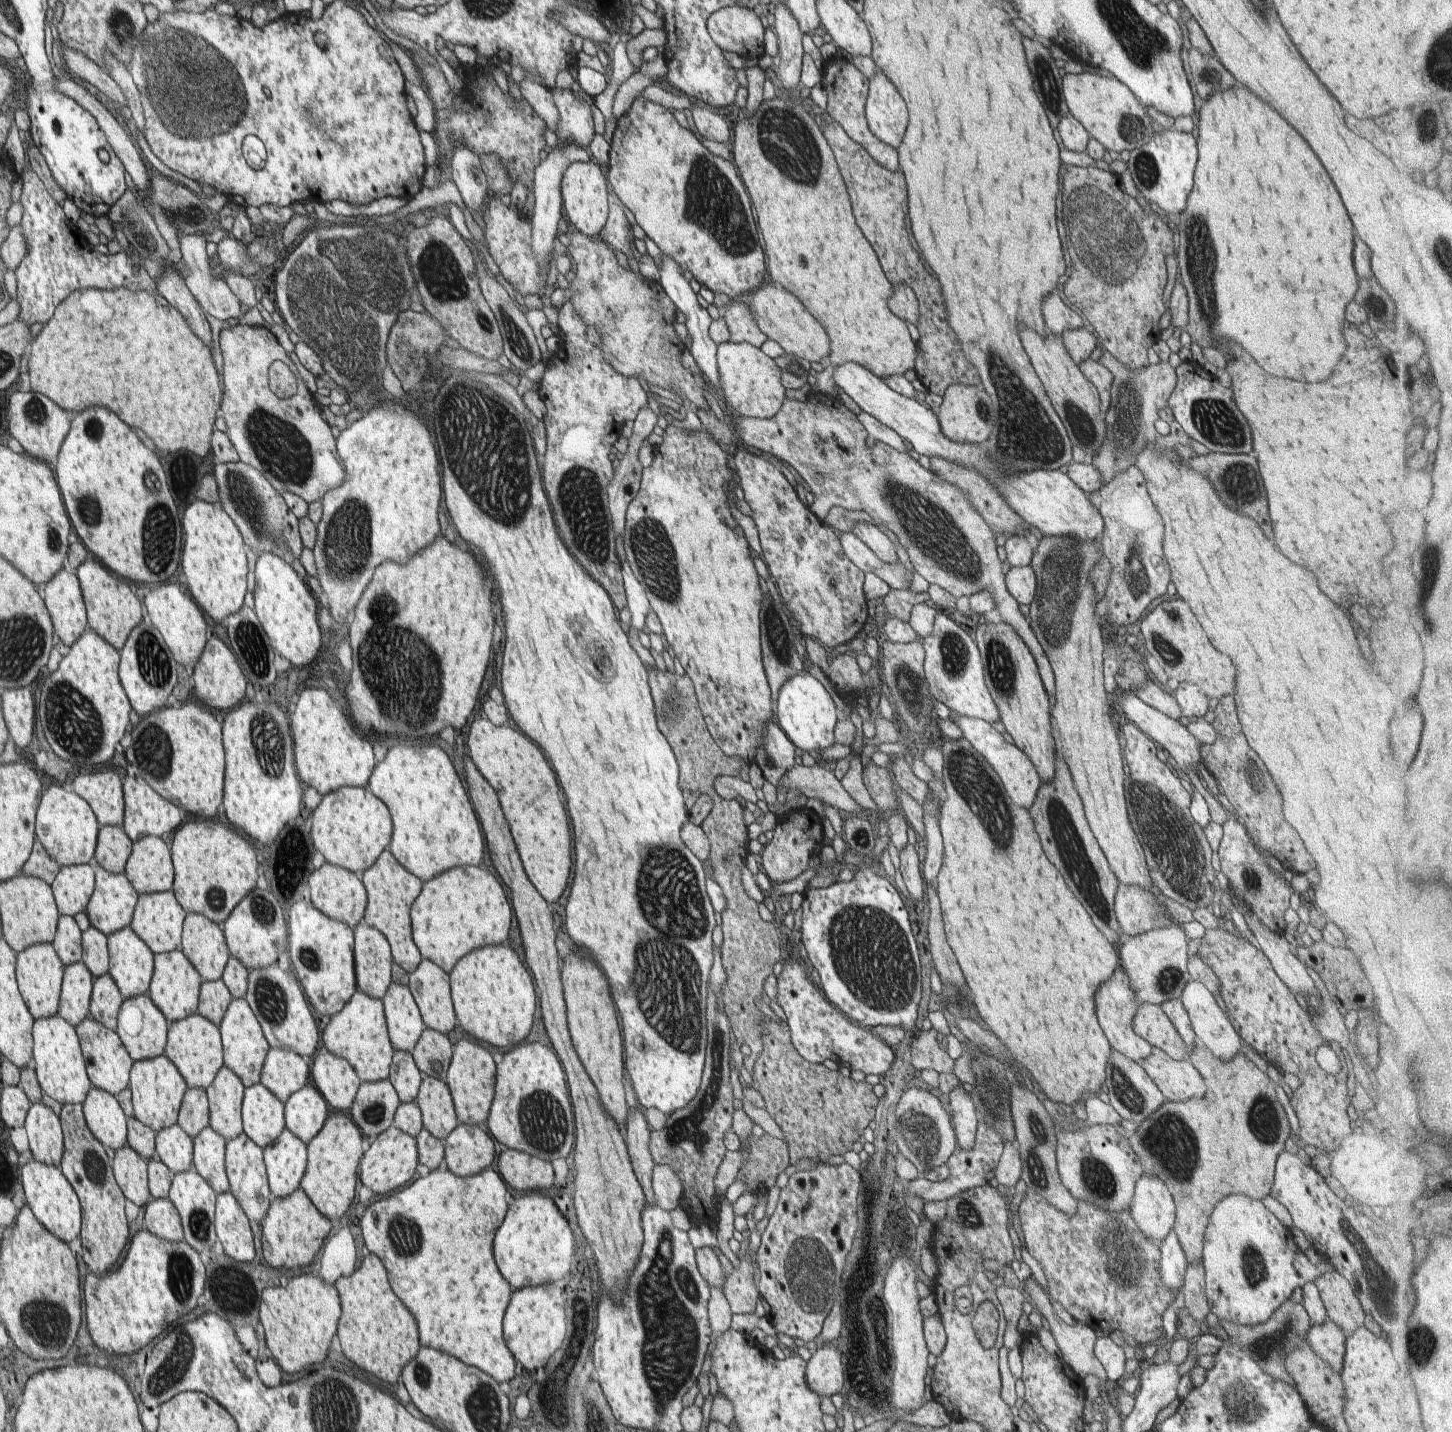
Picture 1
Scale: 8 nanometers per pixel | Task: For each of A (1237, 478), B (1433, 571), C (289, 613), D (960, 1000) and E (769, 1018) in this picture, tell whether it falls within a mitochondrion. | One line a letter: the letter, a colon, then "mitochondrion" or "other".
A: mitochondrion
B: mitochondrion
C: other
D: other
E: other

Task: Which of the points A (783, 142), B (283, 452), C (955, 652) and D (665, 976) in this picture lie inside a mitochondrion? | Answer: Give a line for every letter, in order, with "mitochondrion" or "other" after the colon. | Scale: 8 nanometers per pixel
A: mitochondrion
B: mitochondrion
C: mitochondrion
D: mitochondrion

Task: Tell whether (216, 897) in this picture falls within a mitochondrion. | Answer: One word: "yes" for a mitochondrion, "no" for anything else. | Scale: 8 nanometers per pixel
yes

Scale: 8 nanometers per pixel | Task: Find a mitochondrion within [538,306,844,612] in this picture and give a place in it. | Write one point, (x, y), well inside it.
(580, 495)

